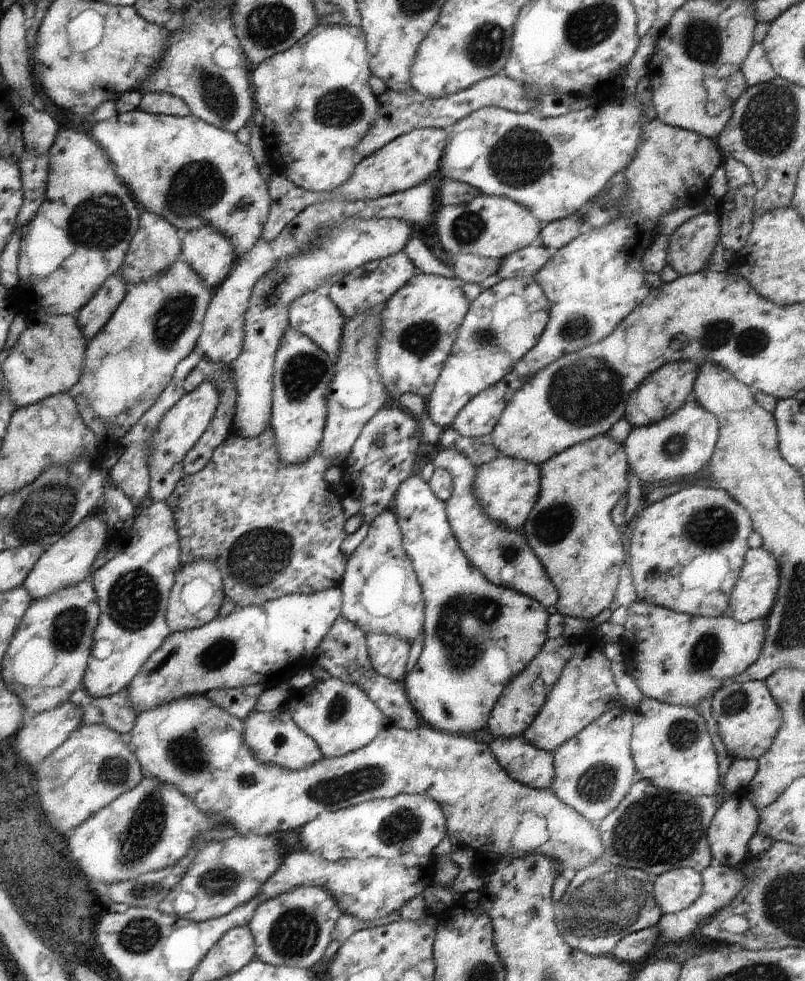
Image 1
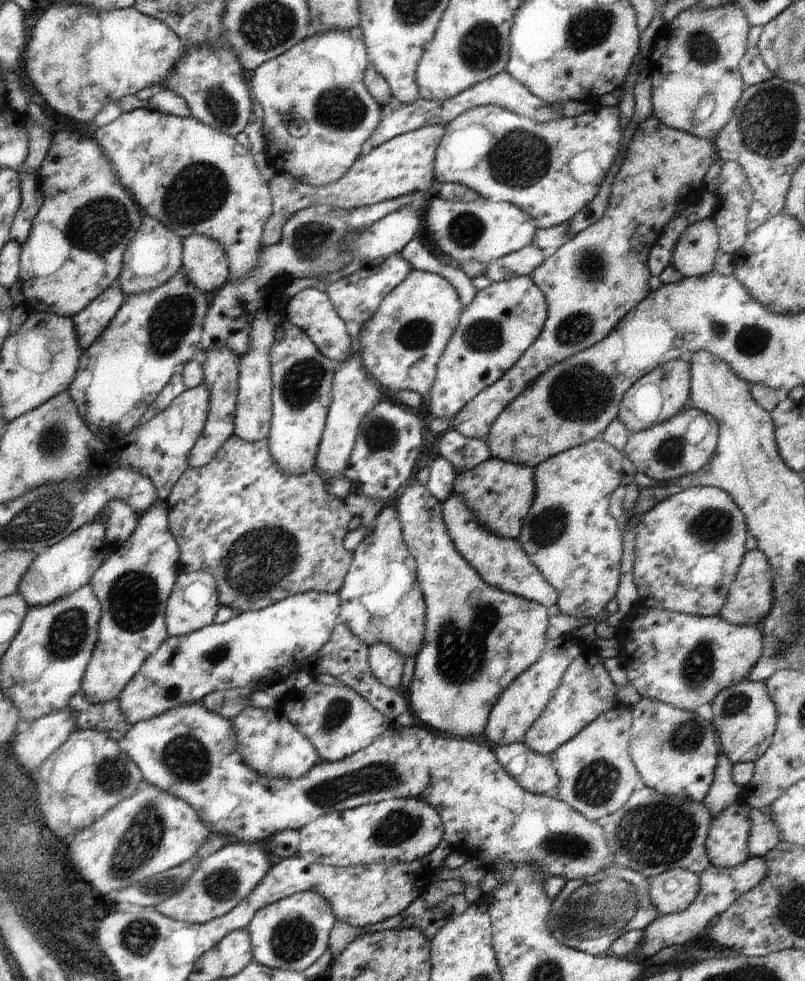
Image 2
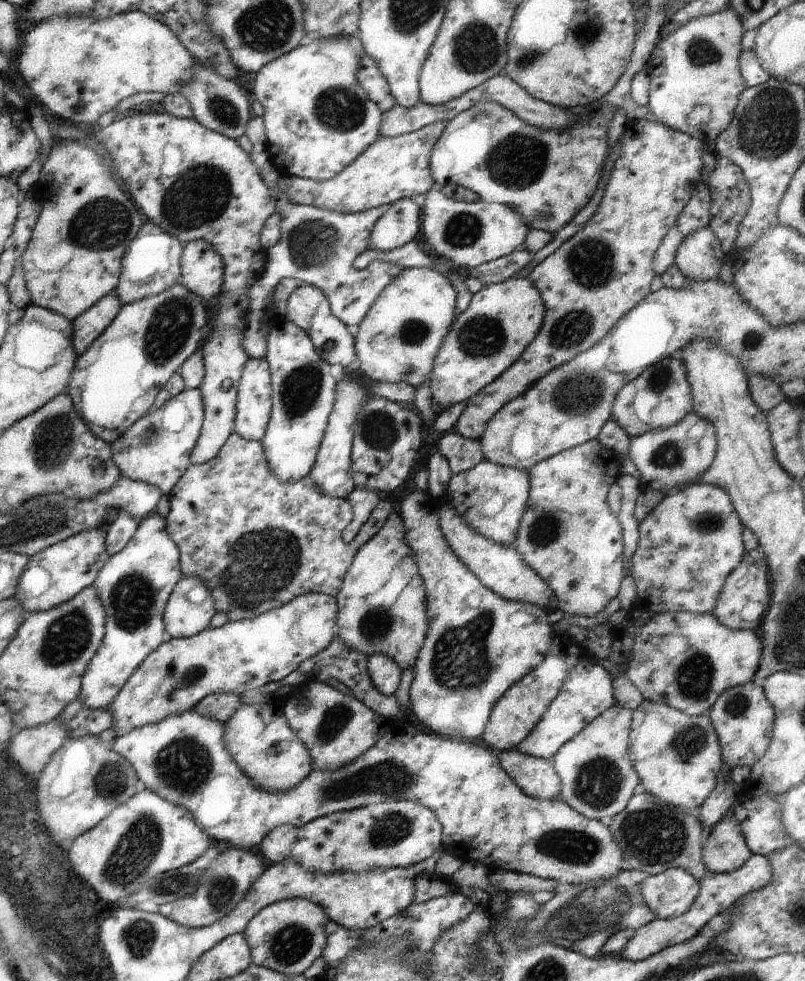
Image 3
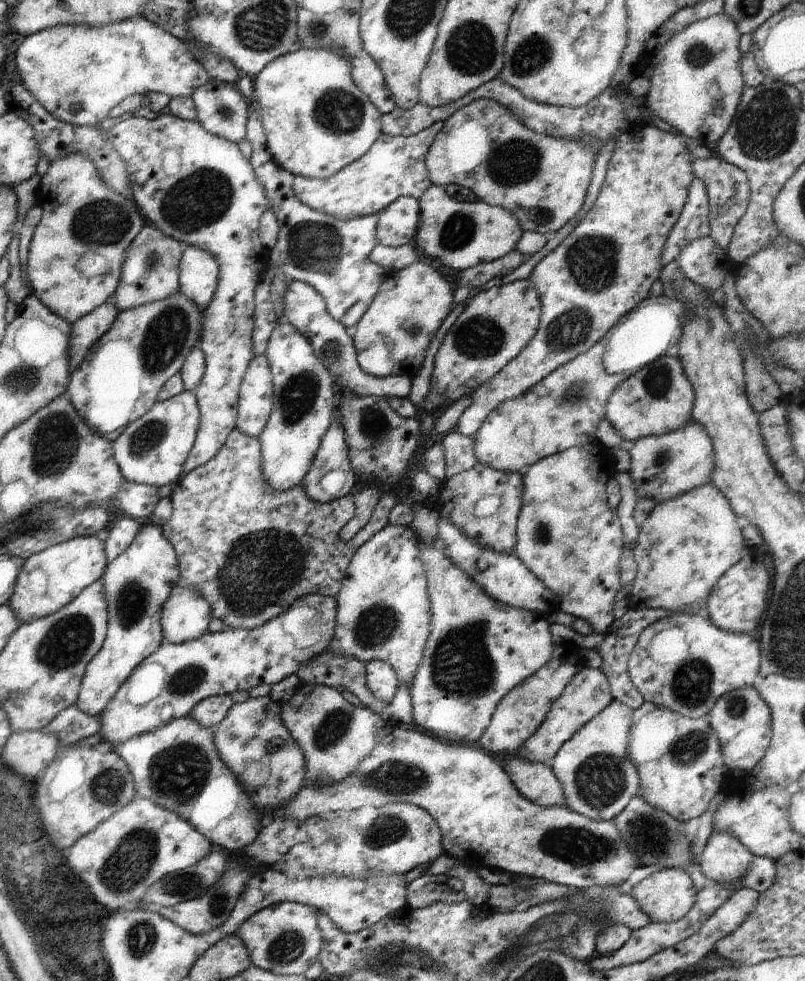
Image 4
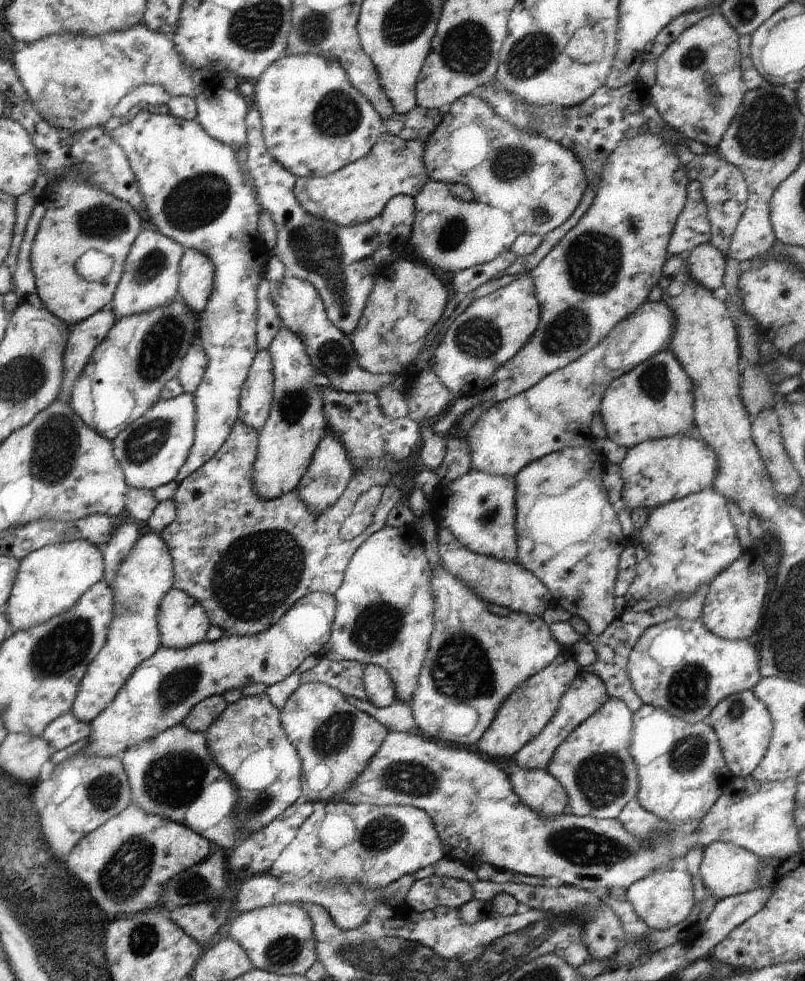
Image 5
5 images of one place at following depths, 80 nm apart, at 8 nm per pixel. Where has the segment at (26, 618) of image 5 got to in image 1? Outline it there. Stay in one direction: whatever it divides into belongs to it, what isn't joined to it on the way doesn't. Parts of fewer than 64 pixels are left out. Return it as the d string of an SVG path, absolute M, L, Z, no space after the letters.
M99 516L82 521L76 528L65 534L60 540L45 548L34 568L24 579L23 587L32 600L40 600L57 593L60 589L77 585L91 574L92 563L107 542L107 524Z

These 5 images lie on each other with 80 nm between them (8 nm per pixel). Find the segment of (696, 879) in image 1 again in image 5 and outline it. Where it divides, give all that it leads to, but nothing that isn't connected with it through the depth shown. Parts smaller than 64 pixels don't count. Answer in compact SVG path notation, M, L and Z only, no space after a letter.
M675 868L658 870L636 881L626 889L625 894L636 914L650 929L659 931L684 922L696 904L691 876L686 871L679 871Z

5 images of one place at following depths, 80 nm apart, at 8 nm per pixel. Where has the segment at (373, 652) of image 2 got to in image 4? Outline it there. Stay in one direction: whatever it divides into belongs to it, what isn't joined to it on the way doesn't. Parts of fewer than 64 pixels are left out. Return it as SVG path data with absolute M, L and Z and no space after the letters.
M370 661L366 663L367 687L378 700L389 703L401 684L389 664L382 661Z

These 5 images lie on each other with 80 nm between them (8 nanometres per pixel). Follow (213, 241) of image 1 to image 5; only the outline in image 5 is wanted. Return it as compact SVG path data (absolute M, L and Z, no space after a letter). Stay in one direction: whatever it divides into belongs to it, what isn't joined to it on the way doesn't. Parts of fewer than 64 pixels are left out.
M186 249L179 262L179 299L200 314L213 291L213 262L201 252Z

